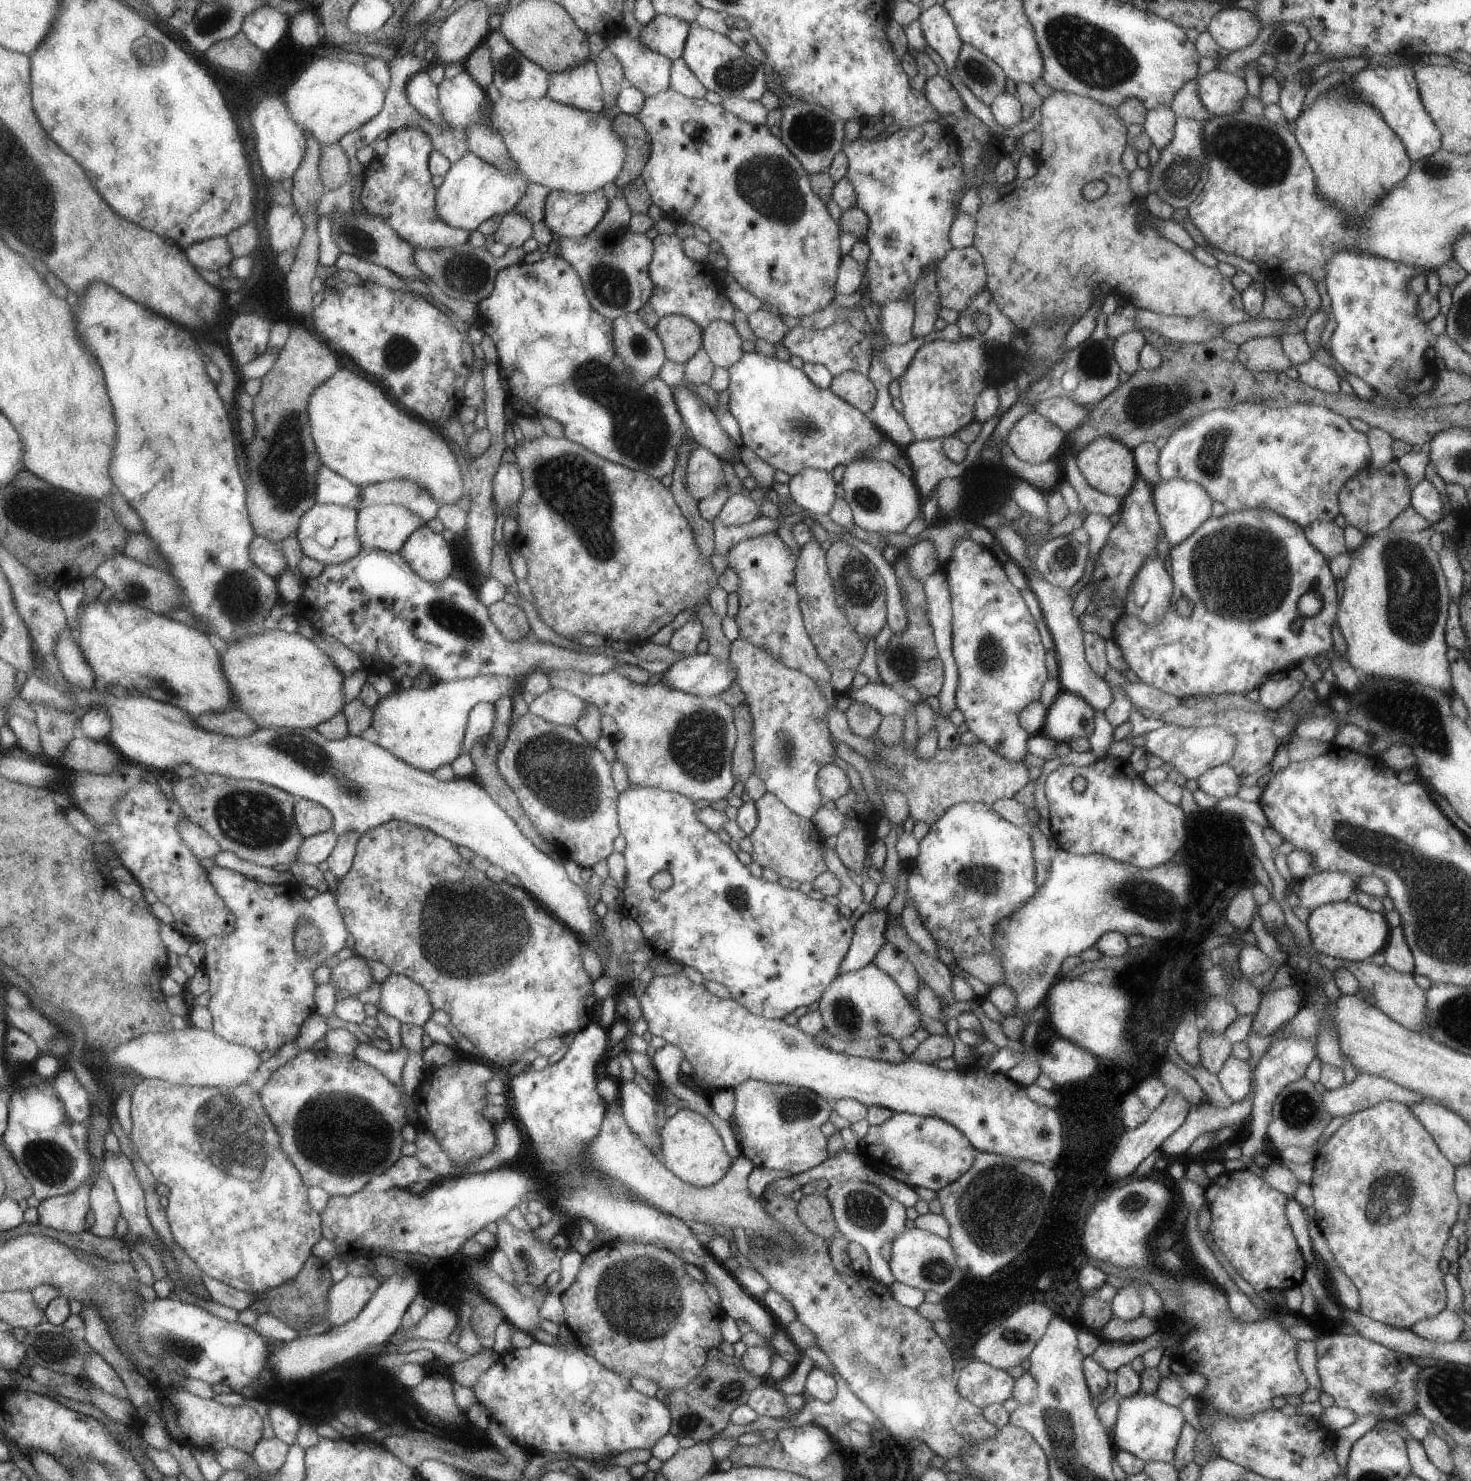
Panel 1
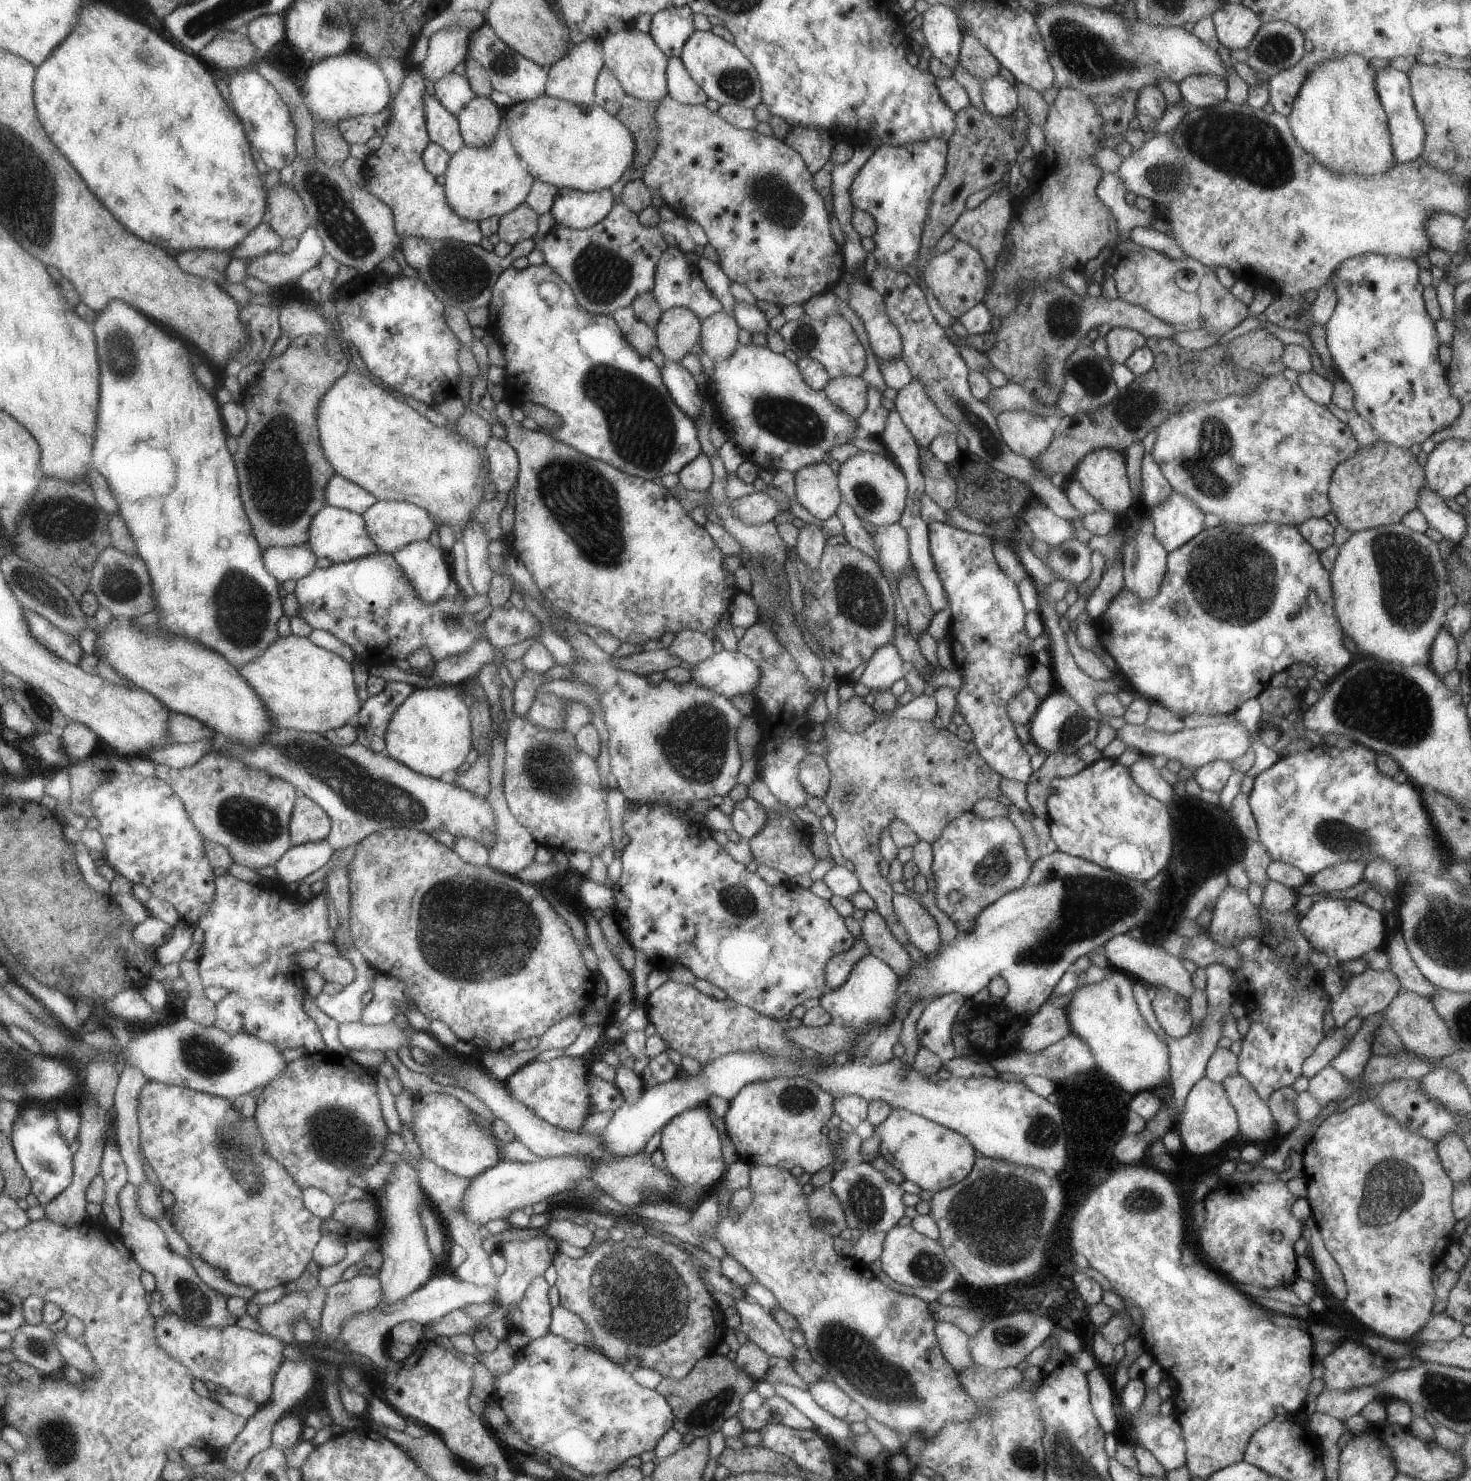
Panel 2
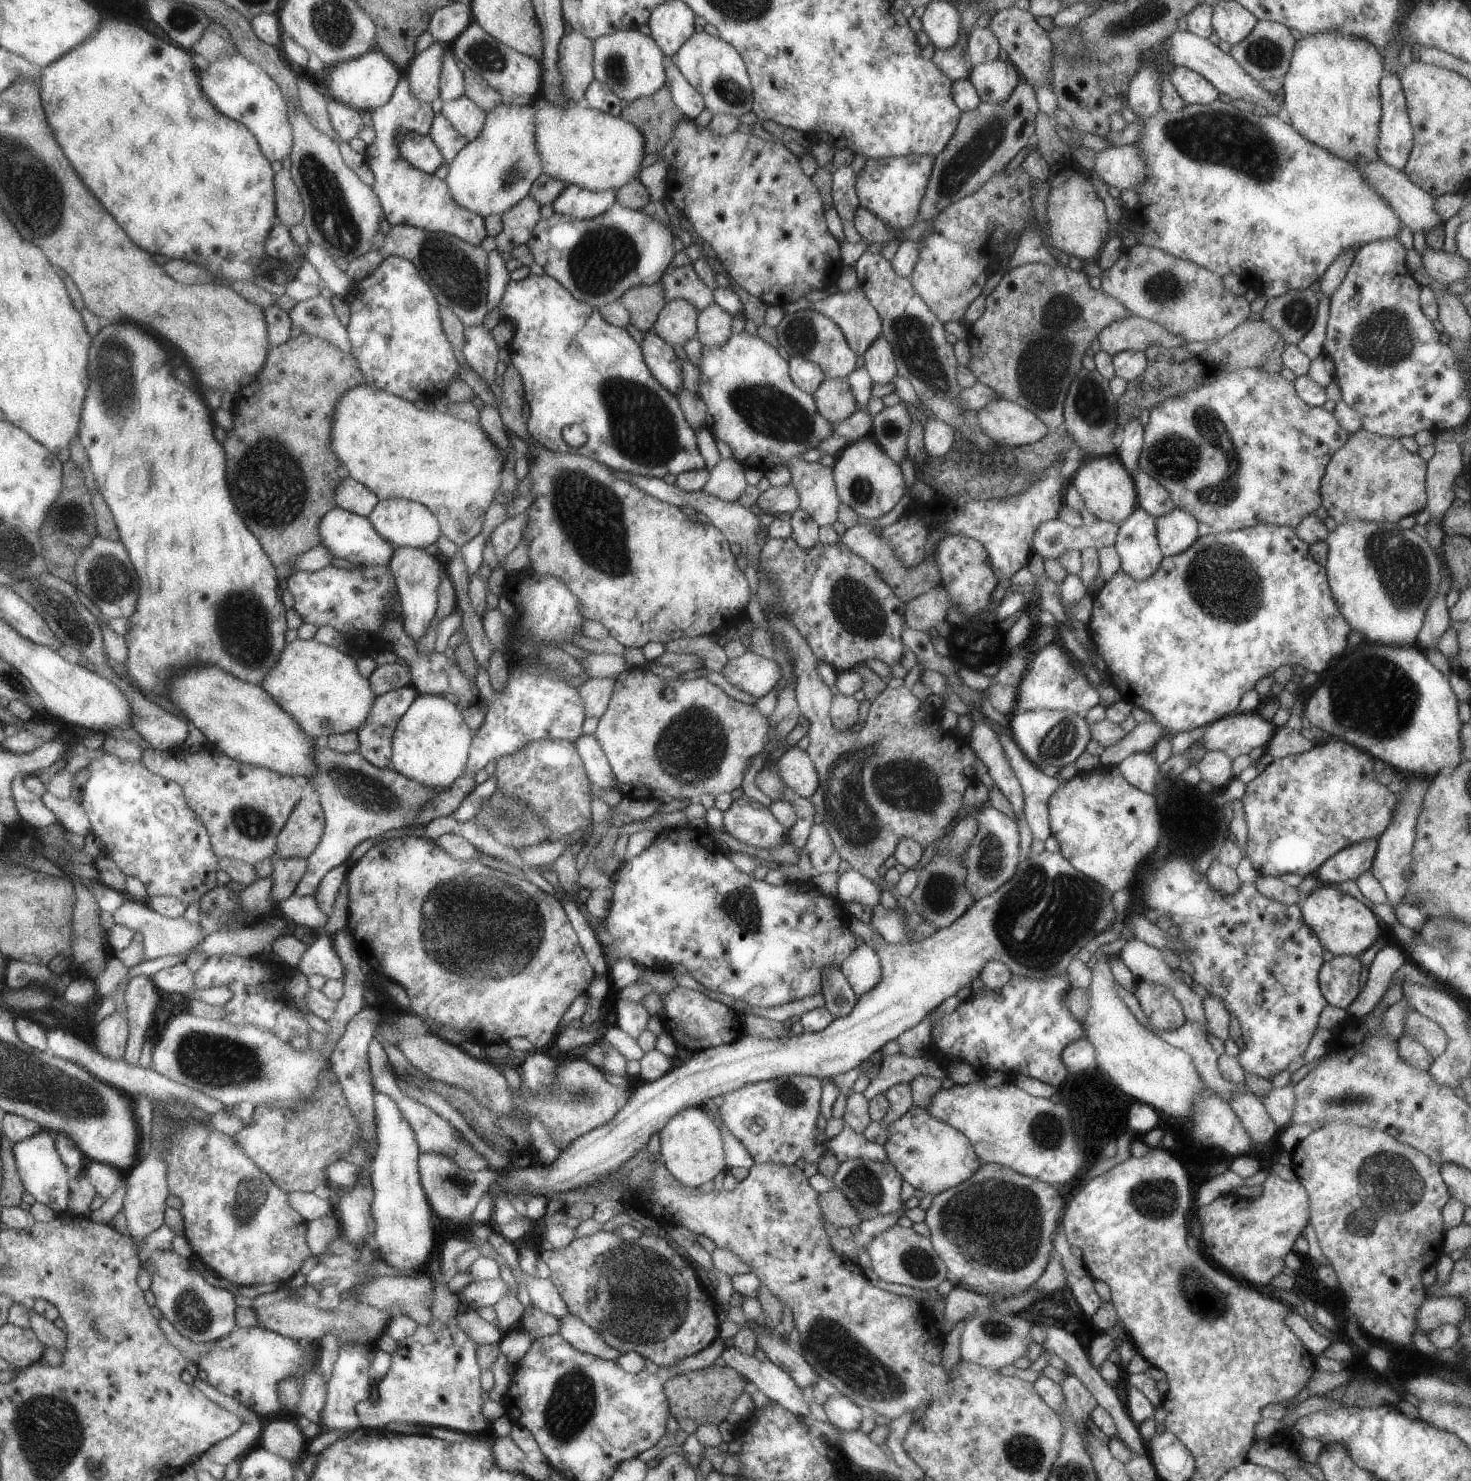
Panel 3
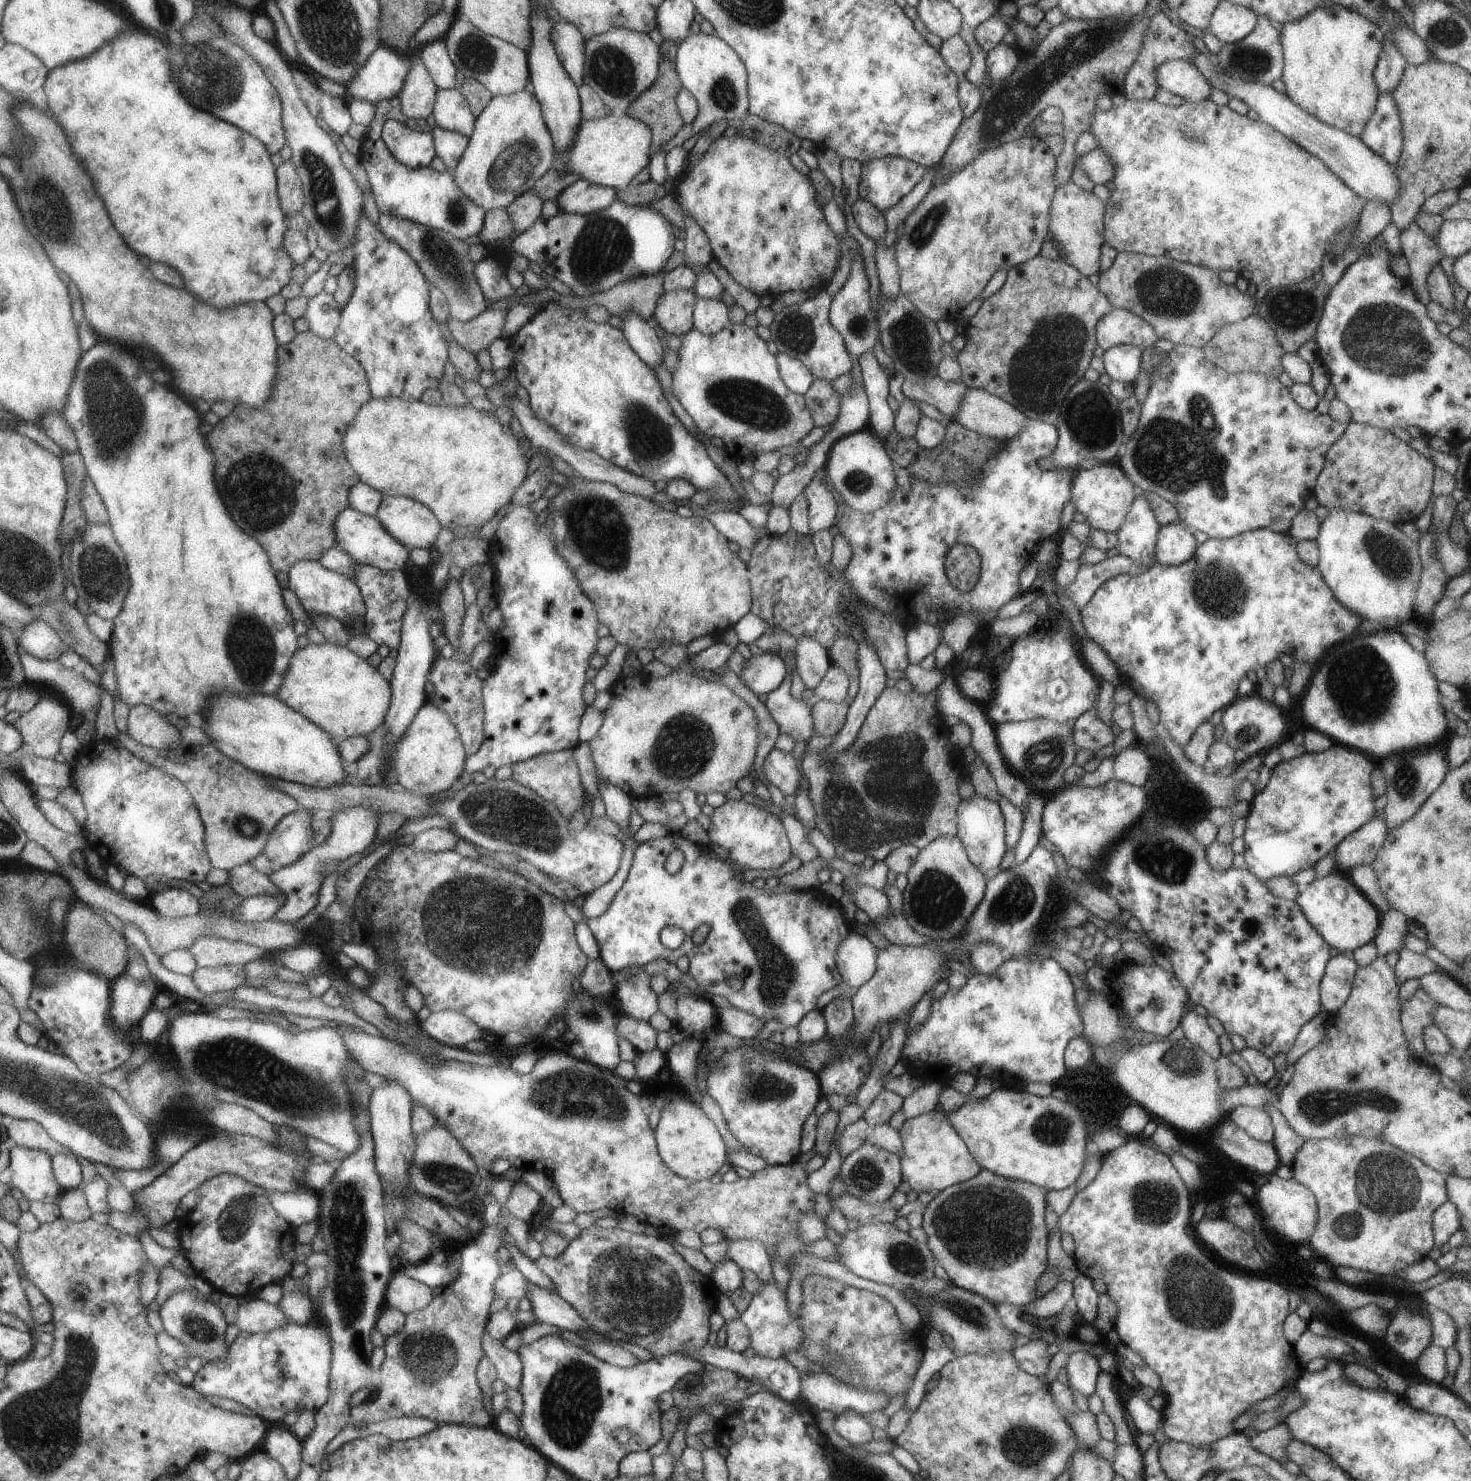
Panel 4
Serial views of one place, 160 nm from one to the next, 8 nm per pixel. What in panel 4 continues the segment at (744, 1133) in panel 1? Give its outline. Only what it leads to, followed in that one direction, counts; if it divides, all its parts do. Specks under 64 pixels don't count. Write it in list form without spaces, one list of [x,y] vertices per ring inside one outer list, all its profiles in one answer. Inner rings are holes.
[[[740,1046],[736,1050],[721,1050],[718,1055],[718,1070],[710,1070],[708,1075],[708,1095],[720,1106],[722,1116],[730,1132],[751,1154],[766,1160],[770,1166],[786,1165],[799,1160],[804,1122],[820,1102],[821,1088],[816,1073],[794,1062],[788,1062],[768,1050],[750,1049]]]

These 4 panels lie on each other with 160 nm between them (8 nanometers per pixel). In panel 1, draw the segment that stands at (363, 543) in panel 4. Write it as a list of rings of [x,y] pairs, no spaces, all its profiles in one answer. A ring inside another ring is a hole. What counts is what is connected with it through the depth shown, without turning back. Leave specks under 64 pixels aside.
[[[314,503],[301,518],[295,534],[303,554],[326,565],[337,565],[354,558],[362,546],[357,539],[358,510],[334,503]]]

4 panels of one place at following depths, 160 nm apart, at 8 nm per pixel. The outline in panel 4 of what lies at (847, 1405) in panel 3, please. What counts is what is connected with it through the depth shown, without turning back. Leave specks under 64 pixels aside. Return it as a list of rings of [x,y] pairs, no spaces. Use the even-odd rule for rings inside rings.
[[[855,1410],[842,1411],[834,1420],[835,1430],[846,1438],[850,1445],[864,1444],[876,1437],[874,1428],[864,1416]]]

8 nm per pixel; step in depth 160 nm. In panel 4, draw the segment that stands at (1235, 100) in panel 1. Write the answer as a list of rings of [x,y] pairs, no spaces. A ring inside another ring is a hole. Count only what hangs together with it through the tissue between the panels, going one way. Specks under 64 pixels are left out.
[[[1178,59],[1162,63],[1156,69],[1157,83],[1185,101],[1199,103],[1210,100],[1213,86],[1189,60]]]

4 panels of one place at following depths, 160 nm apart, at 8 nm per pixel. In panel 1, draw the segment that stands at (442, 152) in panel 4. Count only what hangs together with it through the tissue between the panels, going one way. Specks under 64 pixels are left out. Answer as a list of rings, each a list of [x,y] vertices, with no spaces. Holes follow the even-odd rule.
[[[423,68],[408,80],[405,88],[408,100],[430,122],[442,126],[448,125],[442,118],[440,110],[439,85],[435,84],[428,74],[429,71]]]

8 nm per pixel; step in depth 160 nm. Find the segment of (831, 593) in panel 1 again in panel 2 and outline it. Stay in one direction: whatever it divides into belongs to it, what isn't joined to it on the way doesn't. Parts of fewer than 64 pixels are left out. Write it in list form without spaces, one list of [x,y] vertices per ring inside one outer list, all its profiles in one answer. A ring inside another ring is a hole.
[[[805,524],[799,529],[799,537],[795,546],[801,567],[811,571],[819,569],[827,536],[821,528]]]

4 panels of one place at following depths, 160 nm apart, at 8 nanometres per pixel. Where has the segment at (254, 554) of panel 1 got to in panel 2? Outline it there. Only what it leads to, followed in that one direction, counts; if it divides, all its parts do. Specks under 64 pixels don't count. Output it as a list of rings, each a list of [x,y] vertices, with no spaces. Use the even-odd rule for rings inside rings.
[[[277,547],[262,551],[266,570],[283,583],[285,580],[298,580],[316,568],[317,556],[307,548]]]

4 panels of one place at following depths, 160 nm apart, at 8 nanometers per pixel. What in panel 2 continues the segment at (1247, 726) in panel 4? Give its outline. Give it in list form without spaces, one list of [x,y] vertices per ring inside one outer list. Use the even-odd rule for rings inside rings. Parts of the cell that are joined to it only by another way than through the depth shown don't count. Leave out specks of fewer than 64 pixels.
[[[1126,724],[1117,731],[1117,737],[1121,738],[1129,749],[1135,750],[1149,758],[1156,755],[1164,755],[1168,760],[1178,760],[1182,768],[1198,770],[1201,766],[1214,761],[1230,761],[1242,756],[1251,746],[1251,734],[1244,725],[1221,724],[1204,725],[1190,728],[1186,725],[1175,733],[1152,730],[1144,725]]]

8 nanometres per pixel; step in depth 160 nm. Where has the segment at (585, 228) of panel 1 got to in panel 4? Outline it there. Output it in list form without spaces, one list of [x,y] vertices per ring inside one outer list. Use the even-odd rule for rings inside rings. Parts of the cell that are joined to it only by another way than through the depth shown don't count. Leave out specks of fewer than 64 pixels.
[[[578,179],[556,198],[560,211],[587,215],[608,208],[618,199],[618,190]]]

